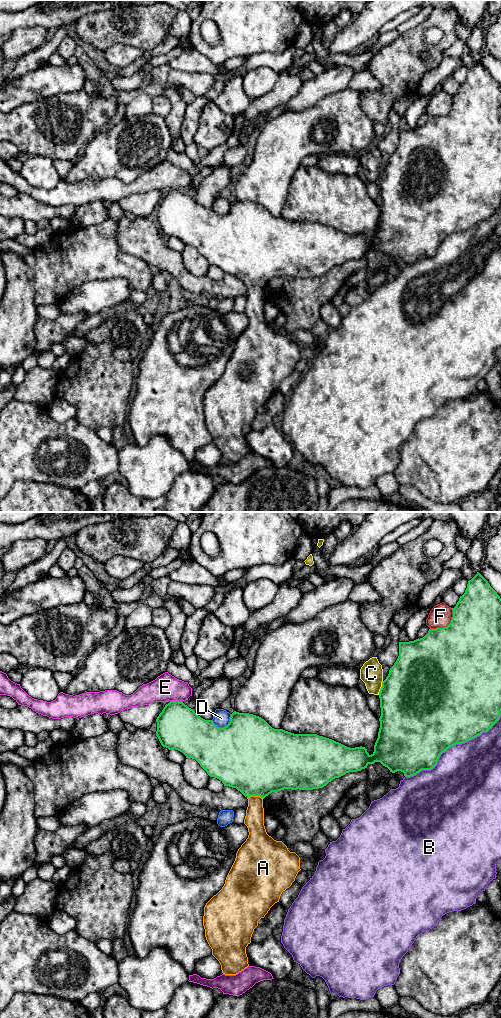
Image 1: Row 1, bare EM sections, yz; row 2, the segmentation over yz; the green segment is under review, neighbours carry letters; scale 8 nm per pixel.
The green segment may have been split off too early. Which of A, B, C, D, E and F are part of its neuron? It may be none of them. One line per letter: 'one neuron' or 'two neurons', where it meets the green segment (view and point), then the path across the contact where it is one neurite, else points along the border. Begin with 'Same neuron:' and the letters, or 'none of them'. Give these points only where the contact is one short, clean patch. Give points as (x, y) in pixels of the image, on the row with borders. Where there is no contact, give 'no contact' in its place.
Same neuron: A
A: one neuron; meets green in yz at (255, 795); runs through yz (256, 764), (255, 795), (254, 820)
B: two neurons; meets green in yz at (451, 746)
C: two neurons; meets green in yz at (381, 688)
D: two neurons; meets green in yz at (225, 726)
E: two neurons; meets green in yz at (176, 701)
F: two neurons; meets green in yz at (448, 625)

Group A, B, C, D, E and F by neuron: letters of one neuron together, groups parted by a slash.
A / B / C / D / E / F

